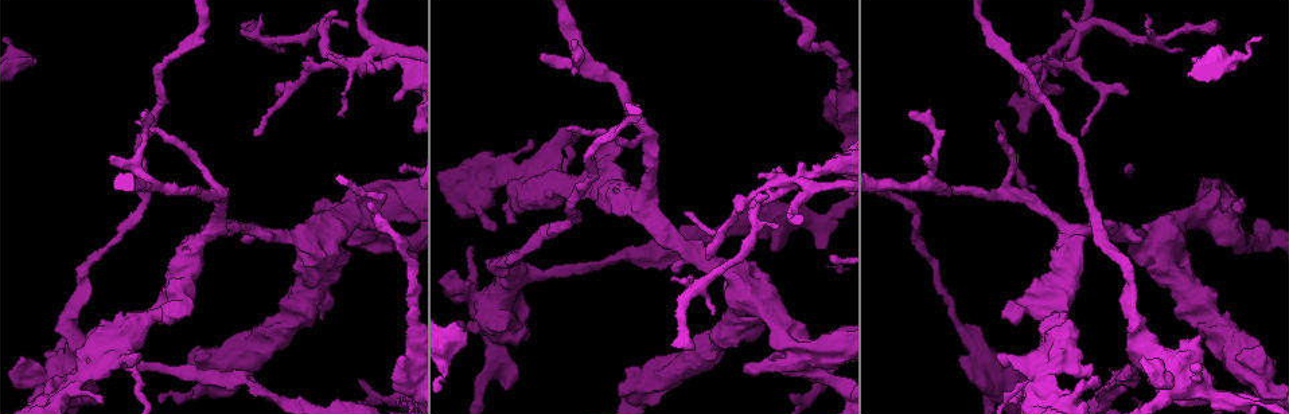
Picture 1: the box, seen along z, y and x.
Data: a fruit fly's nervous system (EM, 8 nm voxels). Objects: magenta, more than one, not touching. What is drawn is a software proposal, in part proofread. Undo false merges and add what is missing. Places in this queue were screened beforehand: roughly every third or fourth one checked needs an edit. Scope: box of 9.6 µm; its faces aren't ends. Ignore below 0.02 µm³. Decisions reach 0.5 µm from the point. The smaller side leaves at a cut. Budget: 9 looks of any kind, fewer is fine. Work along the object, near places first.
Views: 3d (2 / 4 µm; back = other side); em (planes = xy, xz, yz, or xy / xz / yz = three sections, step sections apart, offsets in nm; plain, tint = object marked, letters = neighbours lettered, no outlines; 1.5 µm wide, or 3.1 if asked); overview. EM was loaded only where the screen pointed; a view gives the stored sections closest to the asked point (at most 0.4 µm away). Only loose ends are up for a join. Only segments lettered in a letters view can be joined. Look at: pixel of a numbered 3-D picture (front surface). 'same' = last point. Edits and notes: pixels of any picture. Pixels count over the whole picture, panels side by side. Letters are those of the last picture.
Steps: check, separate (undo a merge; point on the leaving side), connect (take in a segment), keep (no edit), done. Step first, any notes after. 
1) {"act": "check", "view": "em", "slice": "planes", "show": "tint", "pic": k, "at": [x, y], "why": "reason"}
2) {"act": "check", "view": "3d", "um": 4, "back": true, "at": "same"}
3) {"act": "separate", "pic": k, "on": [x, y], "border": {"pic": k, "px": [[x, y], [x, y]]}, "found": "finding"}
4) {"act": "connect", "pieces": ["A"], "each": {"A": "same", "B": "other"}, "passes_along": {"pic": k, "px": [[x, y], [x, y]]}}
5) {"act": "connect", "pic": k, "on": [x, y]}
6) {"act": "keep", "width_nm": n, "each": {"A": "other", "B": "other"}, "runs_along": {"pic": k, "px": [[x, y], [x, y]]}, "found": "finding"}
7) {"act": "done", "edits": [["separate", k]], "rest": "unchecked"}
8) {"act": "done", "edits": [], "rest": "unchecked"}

{"act": "check", "view": "3d", "um": 4, "pic": 1, "at": [1201, 336], "why": "branch stops here"}

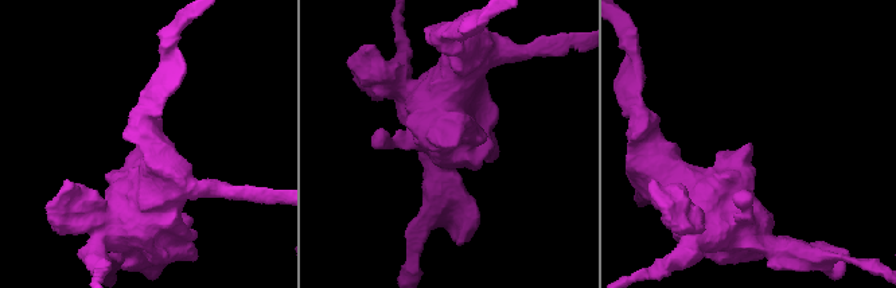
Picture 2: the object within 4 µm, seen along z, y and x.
{"act": "check", "view": "em", "slice": "planes", "show": "letters", "pic": 2, "at": [457, 141], "why": "now the EM"}

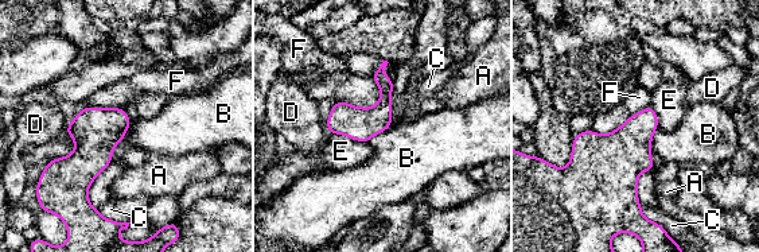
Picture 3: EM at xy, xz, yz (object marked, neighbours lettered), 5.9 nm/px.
{"act": "keep", "width_nm": 200, "each": {"A": "other", "B": "other", "C": "other", "D": "other", "E": "other", "F": "other"}, "border": {"pic": 3, "px": [[392, 126], [373, 135], [366, 142]]}, "found": "none of them fits"}

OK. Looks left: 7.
{"act": "check", "view": "em", "slice": "planes", "show": "plain", "pic": 1, "at": [36, 59], "why": "branch stops here"}

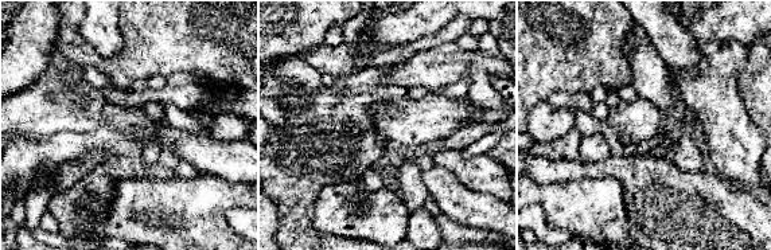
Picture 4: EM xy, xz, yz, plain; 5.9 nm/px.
{"act": "check", "view": "em", "slice": "planes", "show": "letters", "at": "same"}

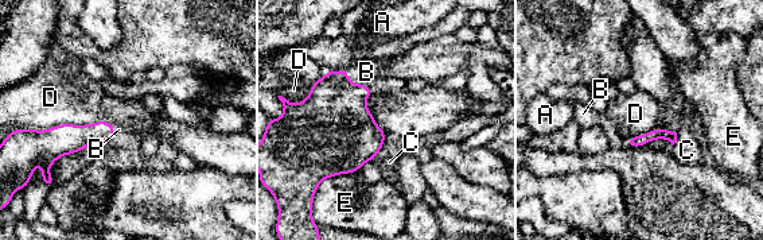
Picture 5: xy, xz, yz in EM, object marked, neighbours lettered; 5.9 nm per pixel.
{"act": "connect", "pic": 5, "on": [366, 72], "each": {"A": "other", "B": "same", "C": "other", "D": "other", "E": "other"}, "passes_along": {"pic": 5, "px": [[333, 117], [355, 82], [366, 72]]}, "found": "it goes on there"}

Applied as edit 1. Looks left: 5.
{"act": "check", "view": "overview"}

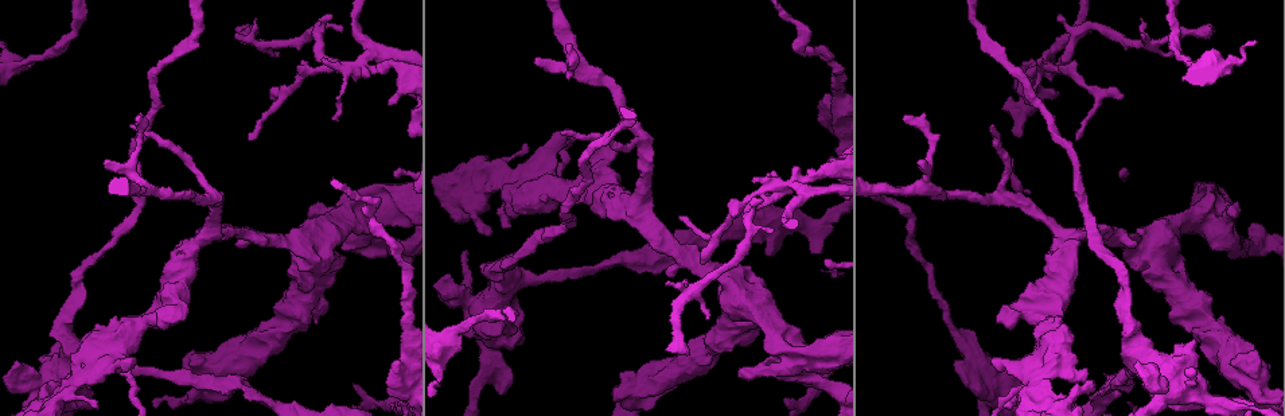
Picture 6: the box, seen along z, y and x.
{"act": "check", "view": "em", "slice": "planes", "show": "letters", "pic": 6, "at": [1213, 31], "why": "branch stops here"}

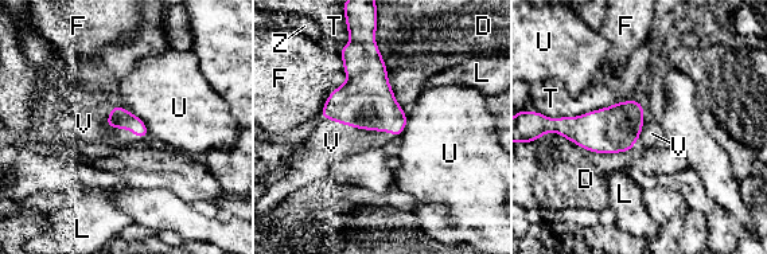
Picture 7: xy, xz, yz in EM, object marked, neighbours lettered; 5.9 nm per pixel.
{"act": "connect", "pic": 7, "on": [84, 124], "each": {"D": "other", "F": "other", "L": "other", "T": "other", "U": "other", "V": "same", "Z": "other"}, "found": "the cell continues"}

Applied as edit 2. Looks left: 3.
{"act": "check", "view": "overview"}

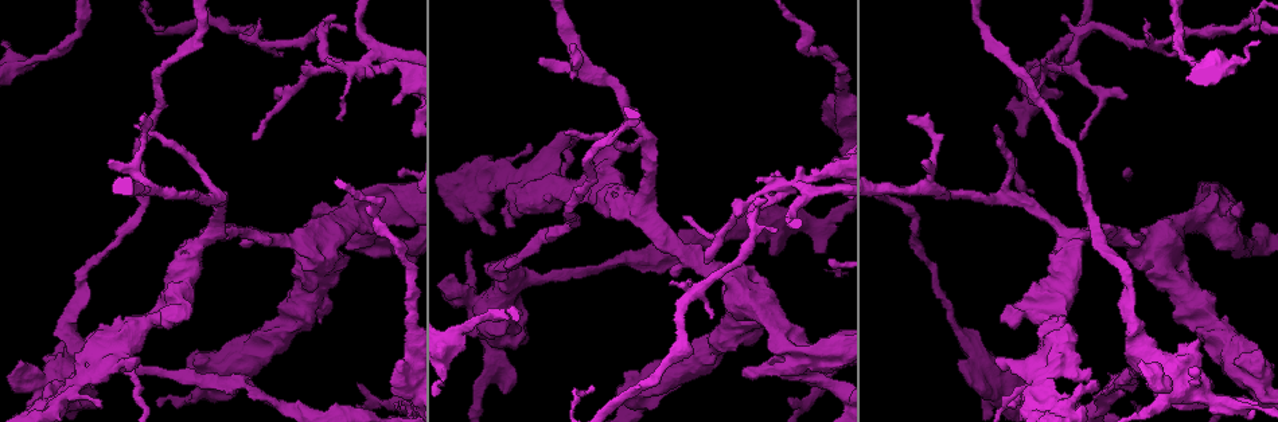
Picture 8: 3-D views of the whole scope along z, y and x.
{"act": "check", "view": "em", "slice": "xy", "step": 8, "show": "tint", "pic": 8, "at": [798, 185]}

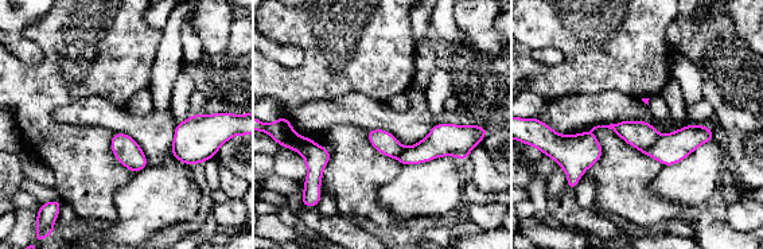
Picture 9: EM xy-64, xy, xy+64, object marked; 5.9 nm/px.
{"act": "check", "view": "em", "slice": "xy", "step": 8, "show": "letters", "at": "same"}

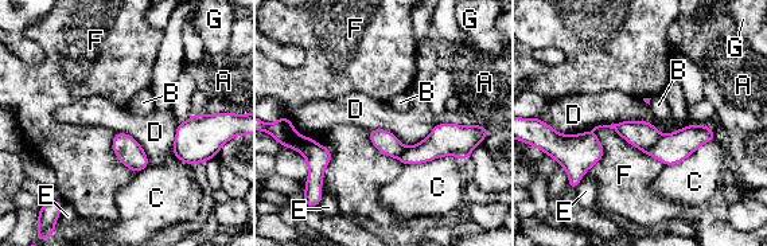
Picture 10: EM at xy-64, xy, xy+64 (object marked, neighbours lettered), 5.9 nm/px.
{"act": "separate", "pic": 10, "on": [672, 148], "longest_contact_nm": ["D", 850], "each": {"A": "other", "B": "other", "C": "other", "D": "other", "E": "other", "F": "other", "G": "other"}, "found": "two cells meet here"}

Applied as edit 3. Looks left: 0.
{"act": "done", "edits": [["connect", 5], ["connect", 7], ["separate", 10]], "rest": "unchecked"}

